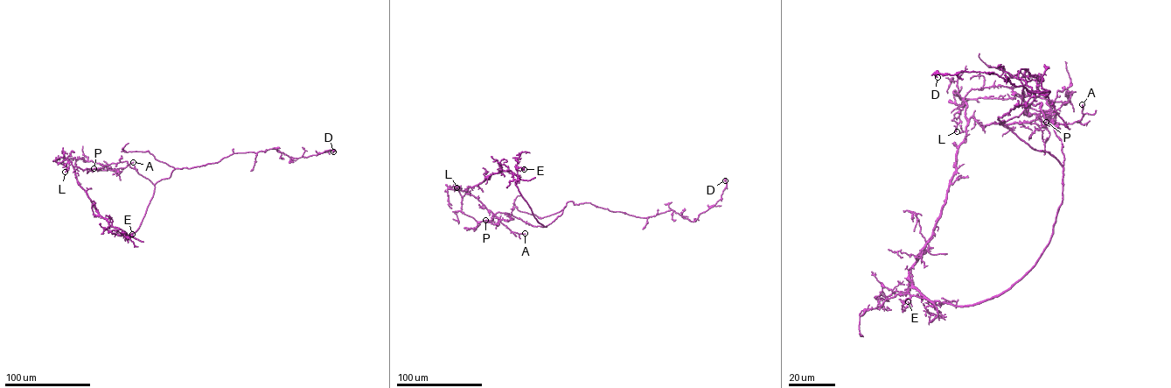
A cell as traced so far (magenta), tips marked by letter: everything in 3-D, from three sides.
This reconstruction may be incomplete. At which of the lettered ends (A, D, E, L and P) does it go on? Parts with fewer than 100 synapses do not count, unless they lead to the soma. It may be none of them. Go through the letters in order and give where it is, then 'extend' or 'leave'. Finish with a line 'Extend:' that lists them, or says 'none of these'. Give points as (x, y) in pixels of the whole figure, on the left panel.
A: (133, 162) | leave
D: (333, 151) | leave
E: (132, 234) | leave
L: (65, 172) | leave
P: (94, 168) | leave
Extend: none of these

